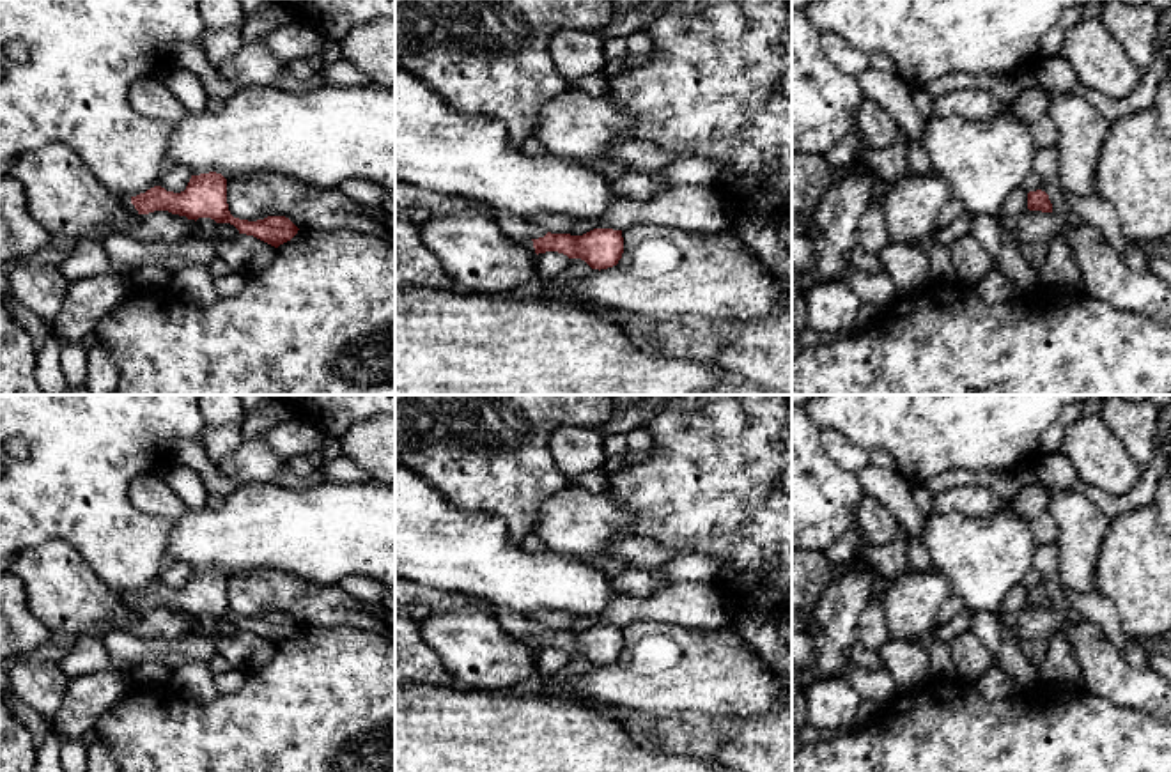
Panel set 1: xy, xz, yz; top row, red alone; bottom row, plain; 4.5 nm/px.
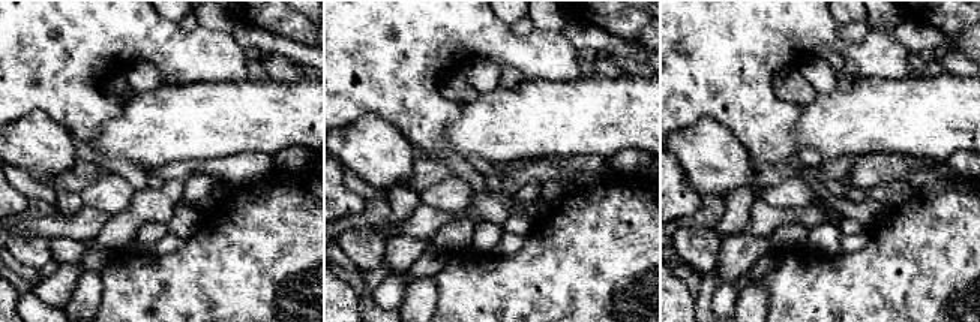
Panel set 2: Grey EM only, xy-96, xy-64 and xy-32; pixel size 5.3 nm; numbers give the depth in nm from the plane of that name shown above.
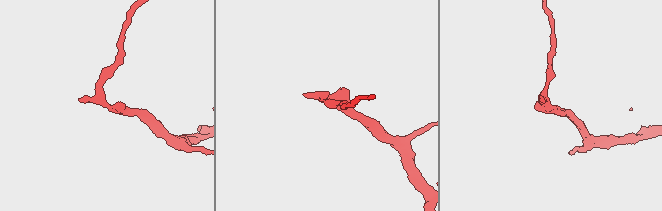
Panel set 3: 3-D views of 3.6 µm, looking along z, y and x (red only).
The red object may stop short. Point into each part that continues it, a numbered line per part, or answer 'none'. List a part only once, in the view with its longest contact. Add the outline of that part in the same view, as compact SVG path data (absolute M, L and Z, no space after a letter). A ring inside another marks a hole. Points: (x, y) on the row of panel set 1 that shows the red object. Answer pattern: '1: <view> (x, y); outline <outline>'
1: xz (512, 225); outline M395 182L395 207L425 209L430 214L454 214L464 209L480 211L494 218L500 230L516 241L539 239L547 234L547 230L531 223L528 218L496 209L487 202L461 195L443 195L407 182Z

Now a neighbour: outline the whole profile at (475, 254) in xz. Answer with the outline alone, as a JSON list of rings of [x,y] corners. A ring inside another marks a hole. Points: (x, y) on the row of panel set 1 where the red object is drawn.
[[[485,212],[430,214],[420,237],[459,290],[508,294],[540,280],[537,253],[507,237]]]

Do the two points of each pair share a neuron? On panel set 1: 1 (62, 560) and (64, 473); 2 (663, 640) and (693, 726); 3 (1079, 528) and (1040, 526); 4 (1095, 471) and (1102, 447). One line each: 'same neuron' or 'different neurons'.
1: different neurons
2: different neurons
3: different neurons
4: same neuron

